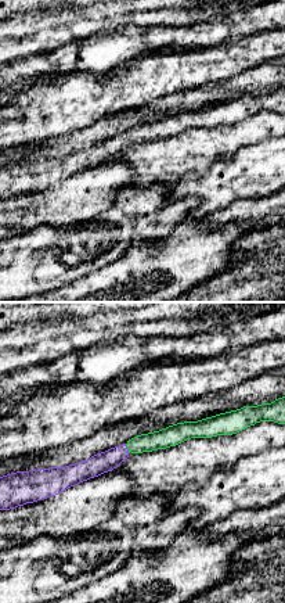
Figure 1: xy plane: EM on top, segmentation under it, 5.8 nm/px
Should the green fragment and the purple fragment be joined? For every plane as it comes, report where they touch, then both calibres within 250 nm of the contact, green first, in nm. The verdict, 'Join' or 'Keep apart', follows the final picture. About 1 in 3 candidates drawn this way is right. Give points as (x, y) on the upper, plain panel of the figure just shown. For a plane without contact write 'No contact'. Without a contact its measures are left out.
Touches green at (127, 137). Thickness 120 nm (green) against 120 nm

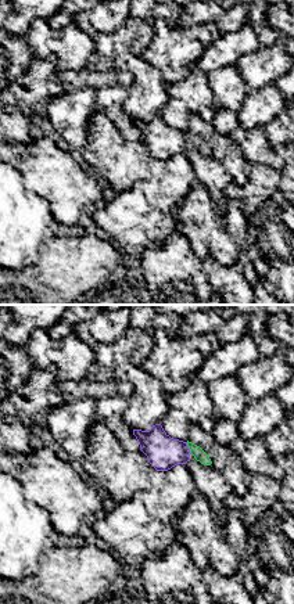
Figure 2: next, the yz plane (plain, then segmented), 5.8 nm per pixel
Touches green at (189, 137). Thickness 70 nm (green) against 190 nm

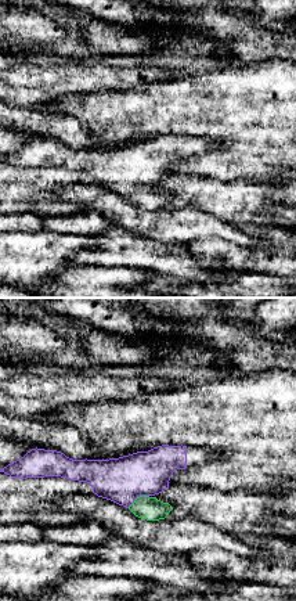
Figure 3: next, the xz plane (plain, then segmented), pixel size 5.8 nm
Touches green at (137, 187). Thickness 140 nm (green) against 260 nm

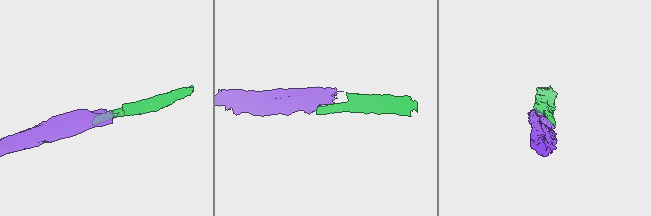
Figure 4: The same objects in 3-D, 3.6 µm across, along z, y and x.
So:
Join

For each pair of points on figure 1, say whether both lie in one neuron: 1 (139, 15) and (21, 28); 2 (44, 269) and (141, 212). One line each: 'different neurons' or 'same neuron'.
1: same neuron
2: same neuron

